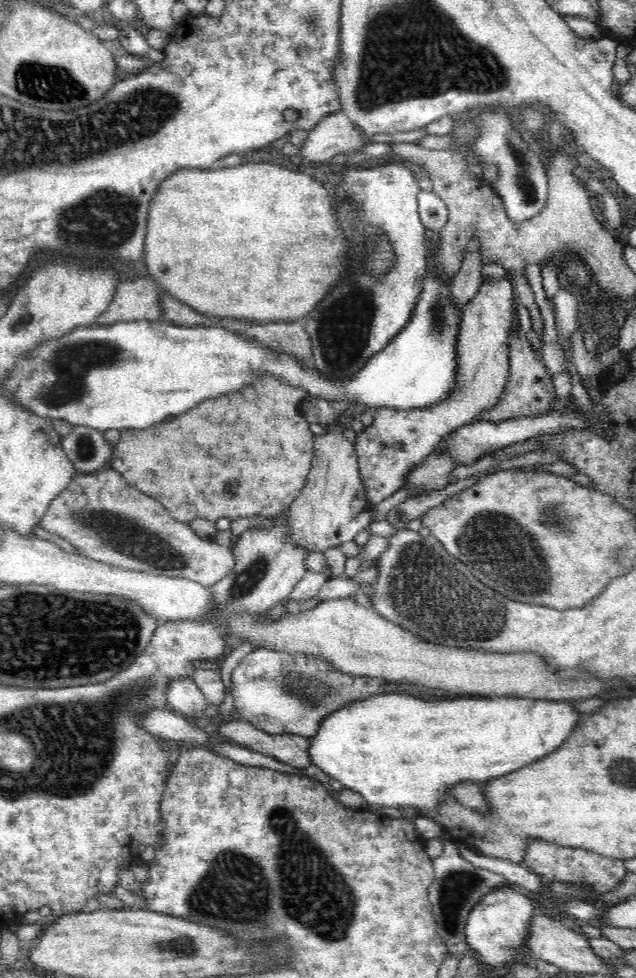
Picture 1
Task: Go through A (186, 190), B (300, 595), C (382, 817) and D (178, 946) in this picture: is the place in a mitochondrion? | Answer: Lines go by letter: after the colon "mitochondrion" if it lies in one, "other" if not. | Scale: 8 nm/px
A: other
B: other
C: other
D: mitochondrion

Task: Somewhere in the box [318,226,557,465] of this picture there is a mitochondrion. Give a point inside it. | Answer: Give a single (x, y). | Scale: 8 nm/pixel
(439, 316)

